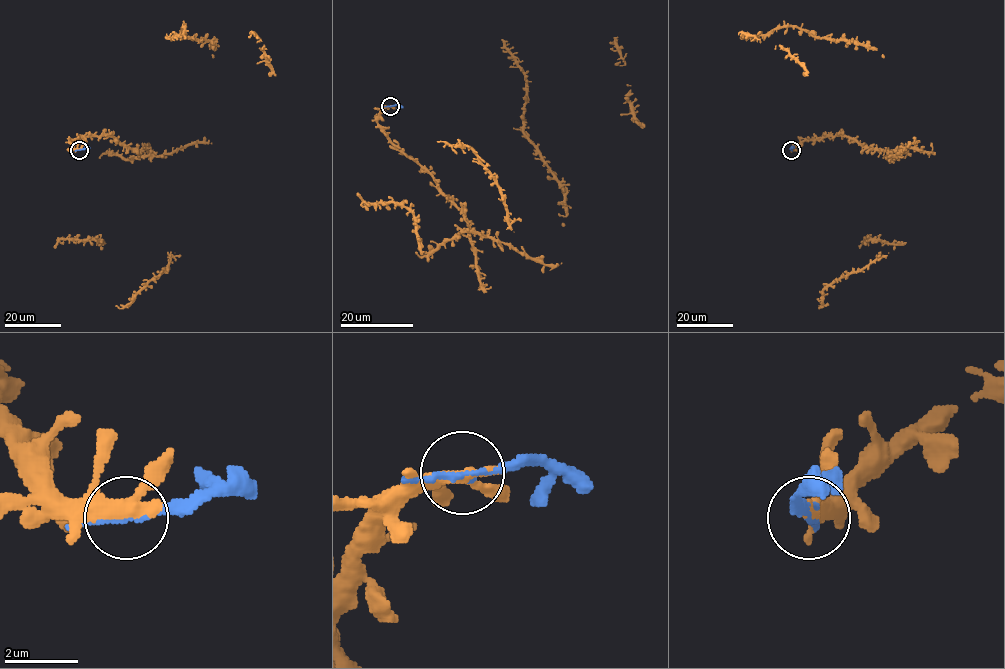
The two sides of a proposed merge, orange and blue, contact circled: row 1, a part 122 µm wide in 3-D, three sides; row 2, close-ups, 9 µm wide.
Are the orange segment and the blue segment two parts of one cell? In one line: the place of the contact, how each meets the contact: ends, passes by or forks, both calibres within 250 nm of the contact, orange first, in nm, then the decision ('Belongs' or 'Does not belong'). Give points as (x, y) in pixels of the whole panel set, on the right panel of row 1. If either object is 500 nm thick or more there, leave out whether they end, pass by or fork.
Place: (791, 150). At the ring orange passes by. At the ring blue passes by. Thickness 380 nm (orange) against 90 nm. Belongs

